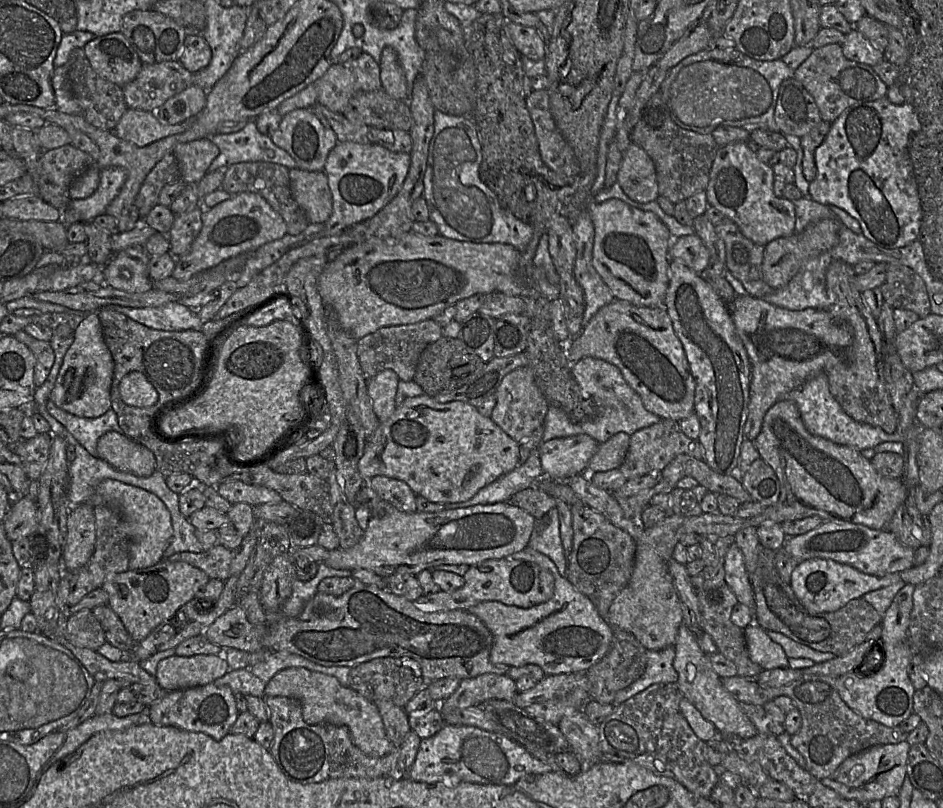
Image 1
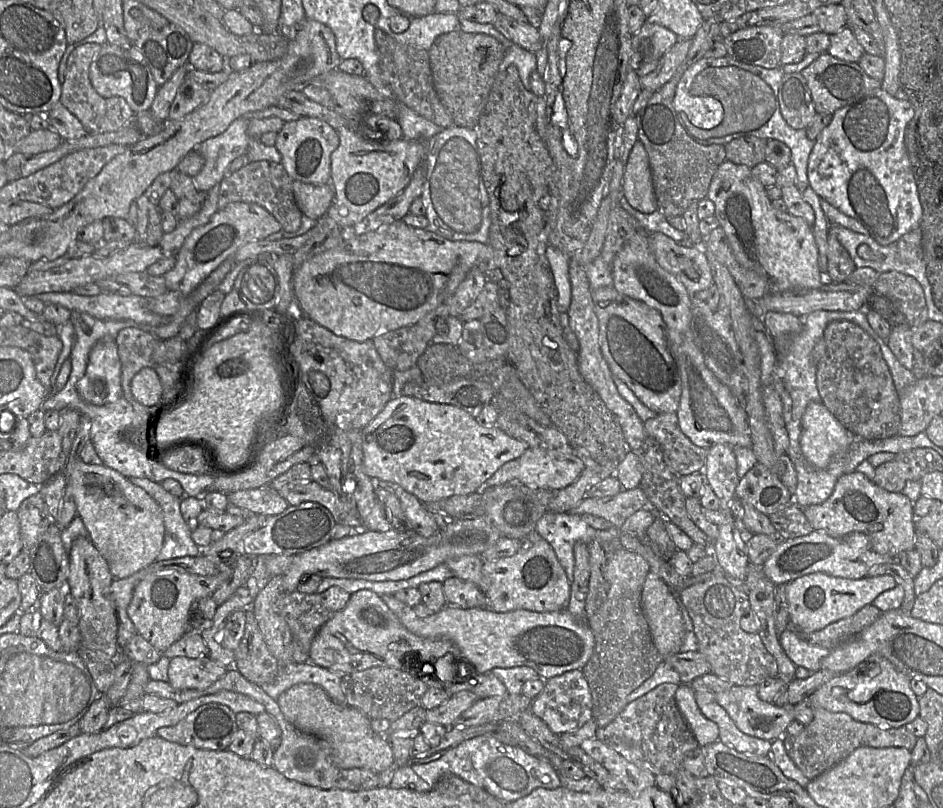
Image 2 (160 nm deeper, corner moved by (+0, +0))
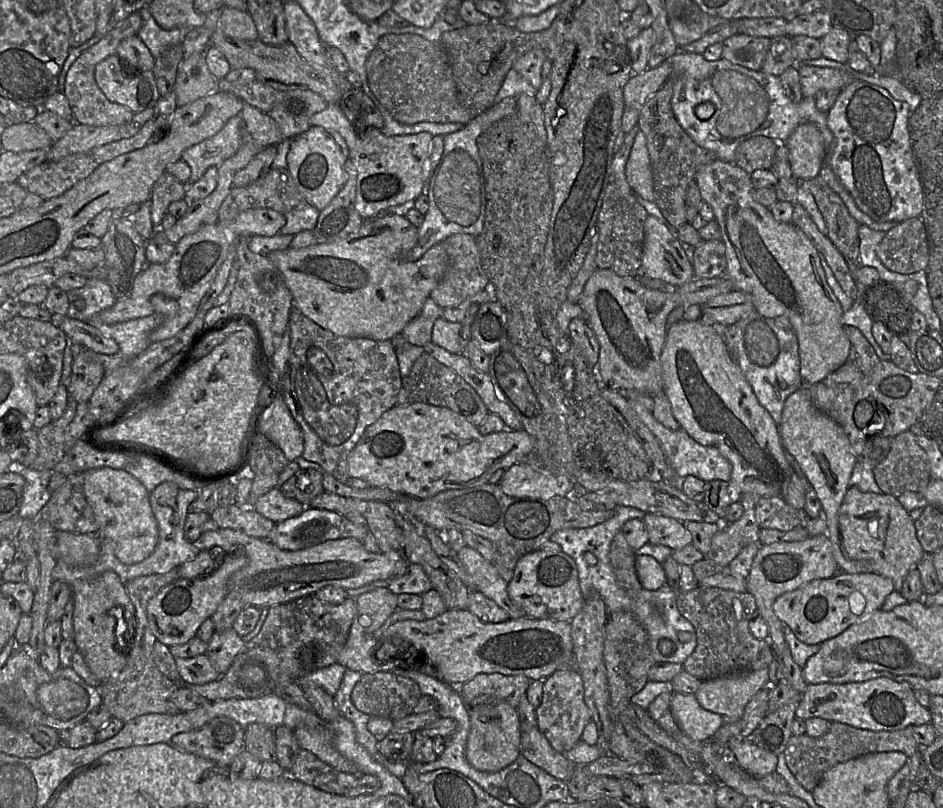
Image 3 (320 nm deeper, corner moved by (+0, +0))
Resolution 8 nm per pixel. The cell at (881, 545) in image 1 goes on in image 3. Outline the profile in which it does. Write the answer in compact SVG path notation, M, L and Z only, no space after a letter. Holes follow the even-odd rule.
M825 534L810 536L799 542L773 543L762 546L759 550L746 579L747 592L755 598L757 609L769 627L769 634L765 640L769 640L774 657L782 659L785 648L784 624L773 611L775 600L811 581L830 579L838 570L831 541Z

